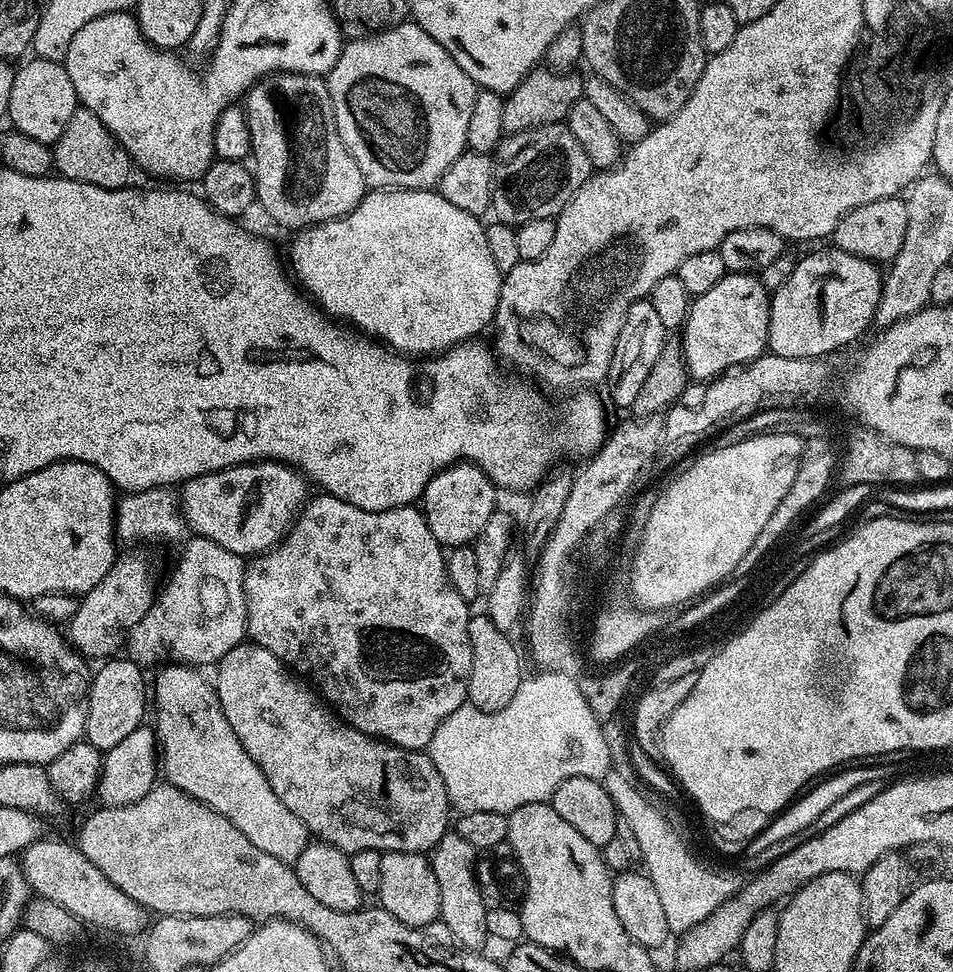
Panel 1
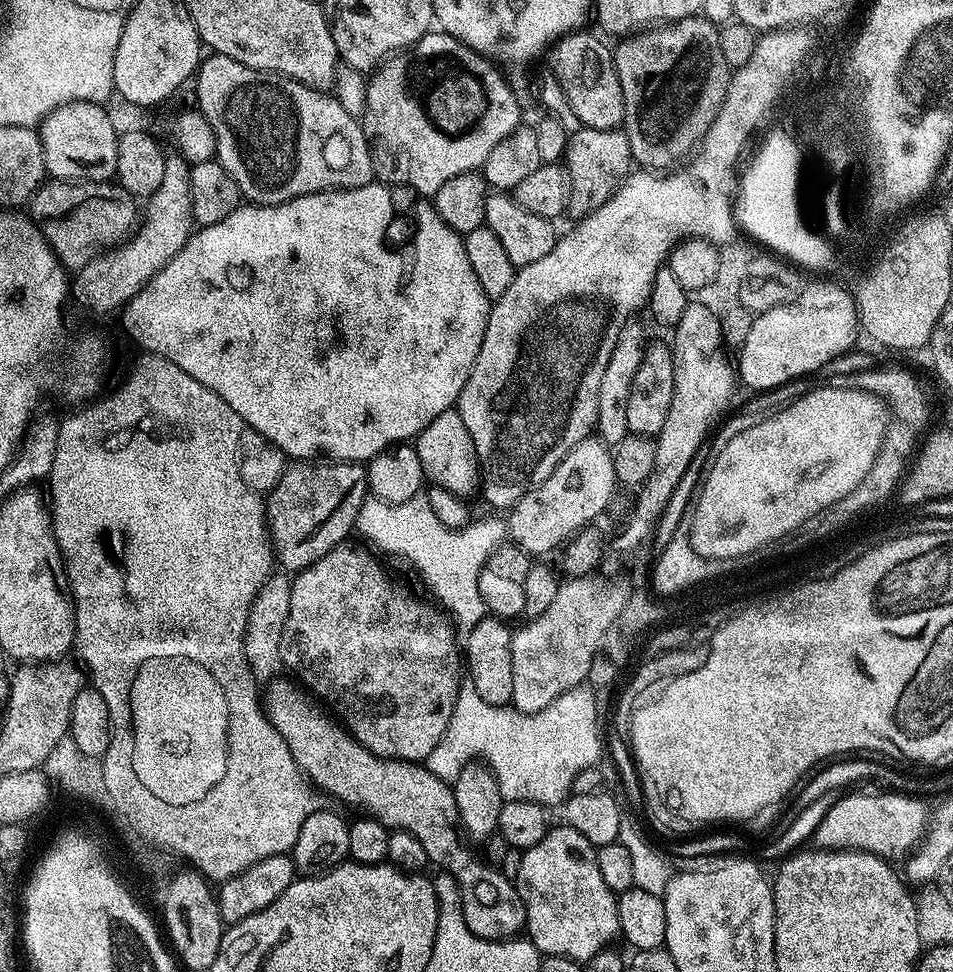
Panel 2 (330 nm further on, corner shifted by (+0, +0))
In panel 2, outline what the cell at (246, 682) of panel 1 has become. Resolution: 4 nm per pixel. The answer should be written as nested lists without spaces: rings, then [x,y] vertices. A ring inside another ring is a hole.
[[[278,678],[274,680],[266,690],[266,711],[268,714],[268,721],[274,726],[274,730],[278,730],[278,734],[282,734],[282,738],[286,742],[286,746],[290,746],[290,754],[294,754],[294,762],[300,768],[300,771],[304,773],[305,777],[317,789],[329,792],[332,796],[337,796],[344,804],[353,804],[356,808],[361,808],[361,813],[367,814],[371,819],[382,822],[388,827],[389,830],[399,830],[401,832],[409,832],[414,834],[414,838],[418,838],[418,842],[422,842],[422,847],[426,849],[426,854],[428,855],[429,861],[433,865],[437,864],[438,867],[444,871],[451,879],[456,881],[456,885],[460,887],[460,901],[462,902],[462,914],[464,915],[464,921],[466,926],[471,930],[471,932],[478,938],[483,940],[507,940],[509,938],[515,937],[516,932],[523,929],[526,925],[526,906],[522,902],[522,898],[518,894],[515,883],[509,877],[505,876],[503,871],[499,867],[493,866],[490,863],[485,862],[481,857],[475,856],[472,853],[472,848],[468,843],[470,843],[469,837],[466,835],[461,823],[460,815],[458,814],[458,802],[454,802],[454,794],[452,793],[452,784],[447,780],[438,778],[434,774],[430,774],[430,770],[423,763],[413,762],[411,760],[383,760],[380,756],[373,755],[372,752],[366,750],[361,746],[361,744],[356,741],[353,736],[348,733],[348,729],[344,727],[343,724],[337,722],[303,687],[297,686],[291,679],[284,680],[285,678]]]

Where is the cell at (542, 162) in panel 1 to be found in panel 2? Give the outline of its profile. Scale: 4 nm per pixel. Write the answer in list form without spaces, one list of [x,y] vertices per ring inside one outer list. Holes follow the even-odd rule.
[[[581,126],[577,132],[569,135],[568,148],[564,151],[562,160],[572,182],[567,211],[573,212],[573,217],[576,218],[589,216],[598,210],[598,206],[606,203],[629,175],[628,167],[633,167],[634,164],[630,142],[623,127],[598,130]]]

